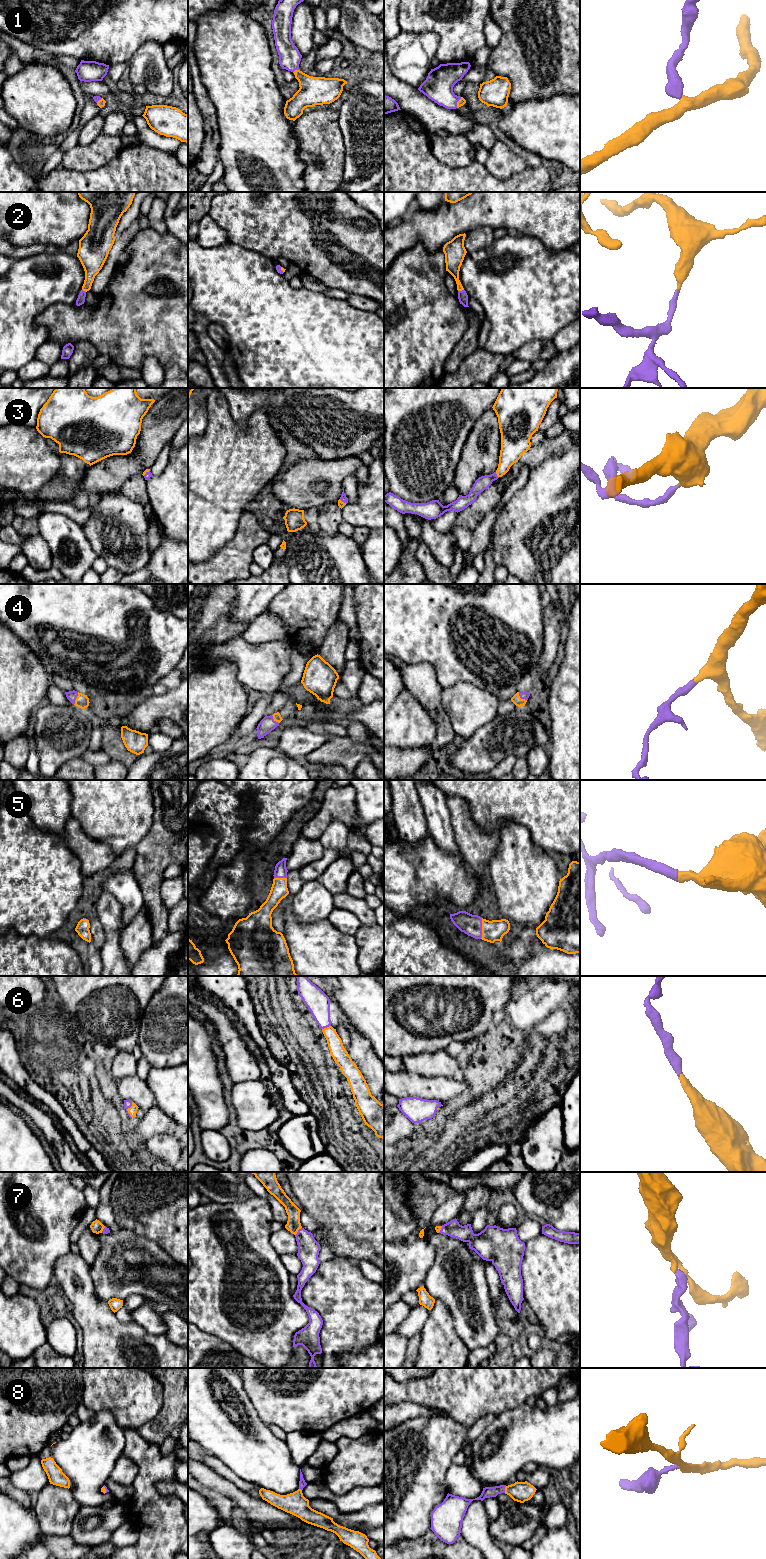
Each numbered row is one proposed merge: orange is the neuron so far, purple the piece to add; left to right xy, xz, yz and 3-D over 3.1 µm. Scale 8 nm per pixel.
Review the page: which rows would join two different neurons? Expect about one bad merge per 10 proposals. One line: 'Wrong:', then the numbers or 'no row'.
Wrong: no row

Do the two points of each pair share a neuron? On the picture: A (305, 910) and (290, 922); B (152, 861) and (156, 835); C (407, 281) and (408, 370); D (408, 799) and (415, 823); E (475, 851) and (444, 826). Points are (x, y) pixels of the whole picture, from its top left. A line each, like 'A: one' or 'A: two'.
A: two
B: one
C: one
D: one
E: two

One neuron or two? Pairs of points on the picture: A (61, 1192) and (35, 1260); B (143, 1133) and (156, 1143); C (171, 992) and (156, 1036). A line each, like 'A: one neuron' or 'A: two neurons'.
A: one neuron
B: two neurons
C: one neuron

